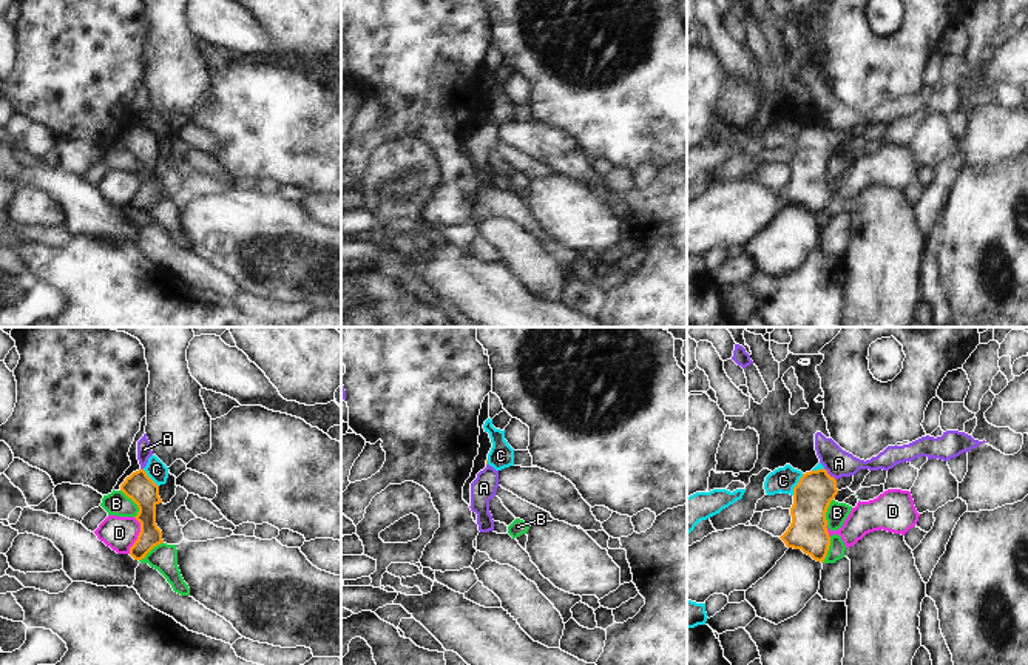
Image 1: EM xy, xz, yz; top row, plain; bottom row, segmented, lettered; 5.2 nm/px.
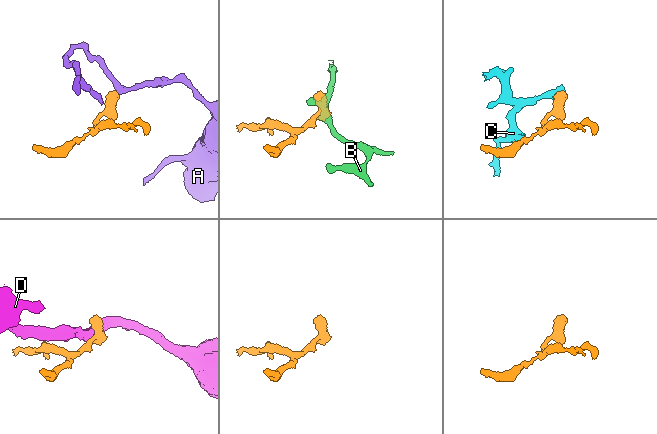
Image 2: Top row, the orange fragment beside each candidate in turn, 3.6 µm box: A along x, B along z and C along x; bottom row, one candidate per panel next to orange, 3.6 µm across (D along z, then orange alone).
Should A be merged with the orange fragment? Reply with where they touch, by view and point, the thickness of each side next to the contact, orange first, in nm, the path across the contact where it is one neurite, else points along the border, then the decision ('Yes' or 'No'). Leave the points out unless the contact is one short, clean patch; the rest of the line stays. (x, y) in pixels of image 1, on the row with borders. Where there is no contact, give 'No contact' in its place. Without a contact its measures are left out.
Touches orange at yz (828, 474). Thickness 200 nm (orange) against 150 nm. Boundary: yz (825, 468), (835, 480). No.

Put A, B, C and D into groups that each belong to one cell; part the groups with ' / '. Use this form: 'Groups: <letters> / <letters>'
Groups: A / B / C / D.

